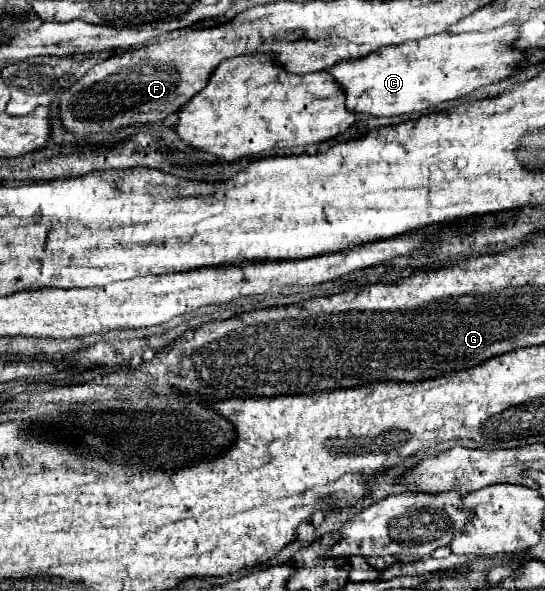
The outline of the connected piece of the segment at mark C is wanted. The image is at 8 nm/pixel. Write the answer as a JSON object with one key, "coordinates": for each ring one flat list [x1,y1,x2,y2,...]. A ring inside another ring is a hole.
{"coordinates":[[516,22,490,32,426,36,398,46,380,48,366,58,338,62,326,72,342,86,348,112,370,116,426,112,442,102,462,98,480,86,488,86,514,74,524,60,524,52,512,46,516,36]]}

